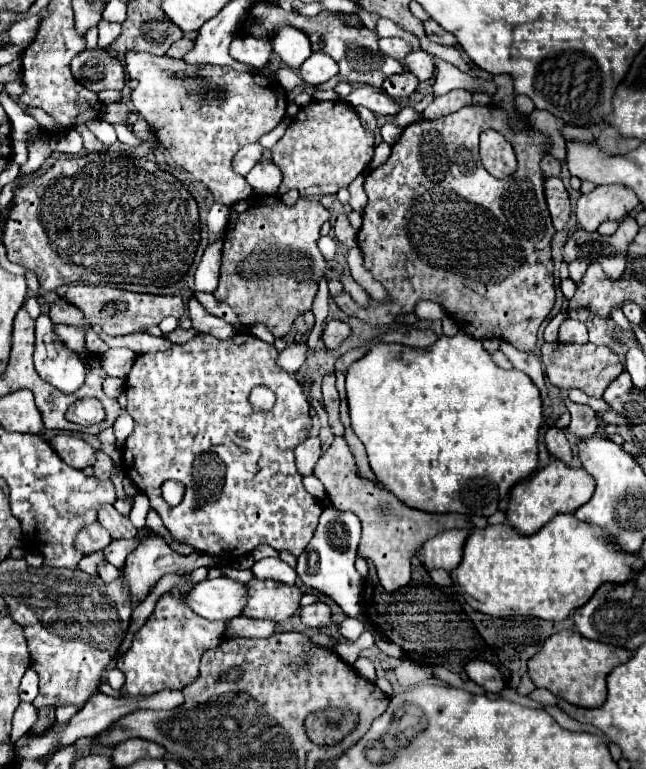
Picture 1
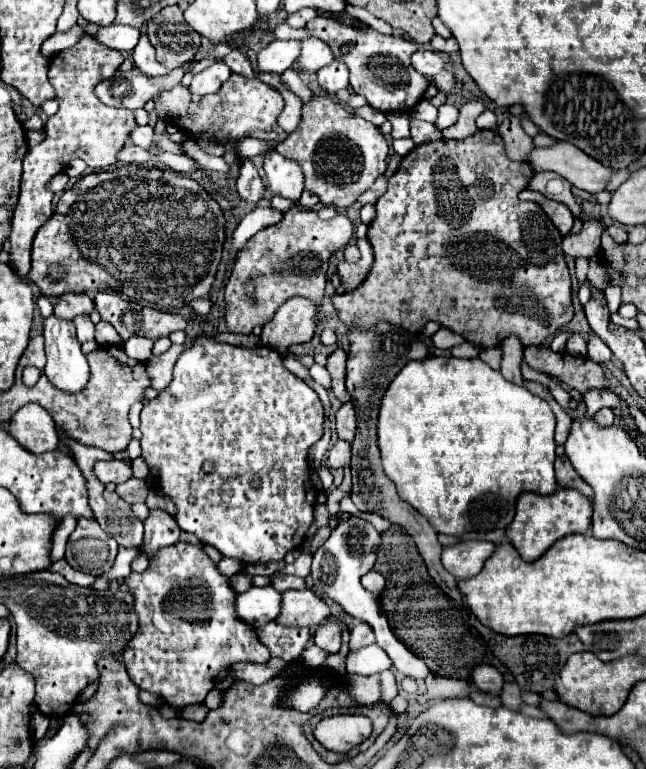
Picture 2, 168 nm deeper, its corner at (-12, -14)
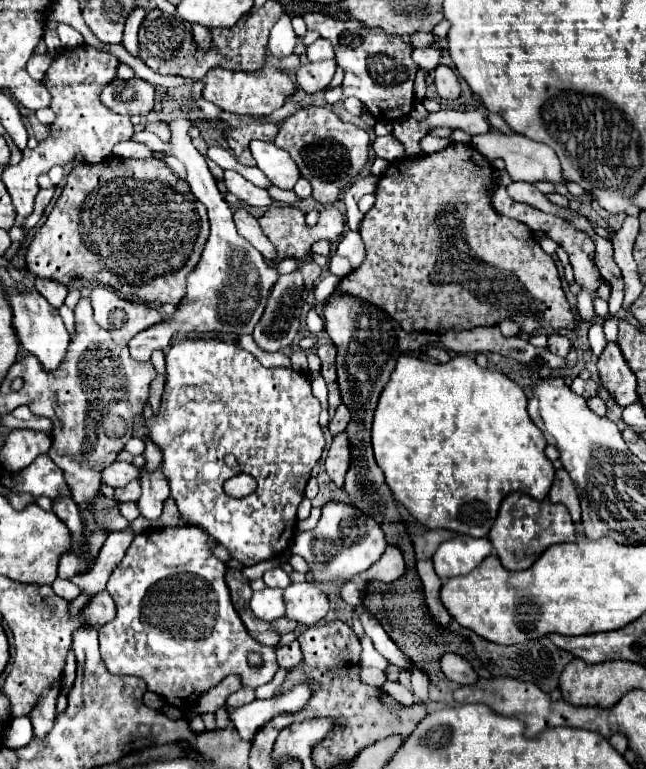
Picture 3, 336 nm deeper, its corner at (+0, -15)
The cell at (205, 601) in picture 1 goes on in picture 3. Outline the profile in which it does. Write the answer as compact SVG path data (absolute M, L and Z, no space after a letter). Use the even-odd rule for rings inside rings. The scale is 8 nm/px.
M281 589L255 591L251 599L253 613L263 621L275 621L285 615L285 599Z

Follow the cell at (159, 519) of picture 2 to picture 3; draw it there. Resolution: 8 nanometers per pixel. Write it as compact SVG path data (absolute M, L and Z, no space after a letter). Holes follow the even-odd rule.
M161 467L151 471L151 473L143 473L139 477L141 481L141 489L143 489L143 495L139 499L139 509L141 509L141 515L145 519L149 519L151 523L155 523L159 517L161 517L161 511L163 511L163 503L167 501L169 497L169 483L167 483L167 477L163 475Z

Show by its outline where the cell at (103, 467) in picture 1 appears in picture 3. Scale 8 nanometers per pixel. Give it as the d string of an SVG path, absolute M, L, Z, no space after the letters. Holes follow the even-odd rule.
M139 479L131 481L131 483L125 485L125 487L115 489L115 499L117 499L117 501L139 501L139 497L141 497Z

